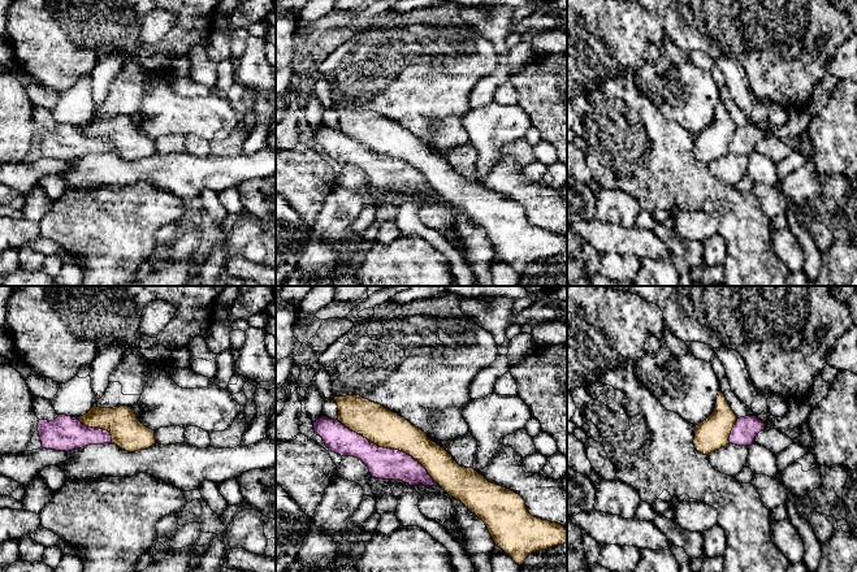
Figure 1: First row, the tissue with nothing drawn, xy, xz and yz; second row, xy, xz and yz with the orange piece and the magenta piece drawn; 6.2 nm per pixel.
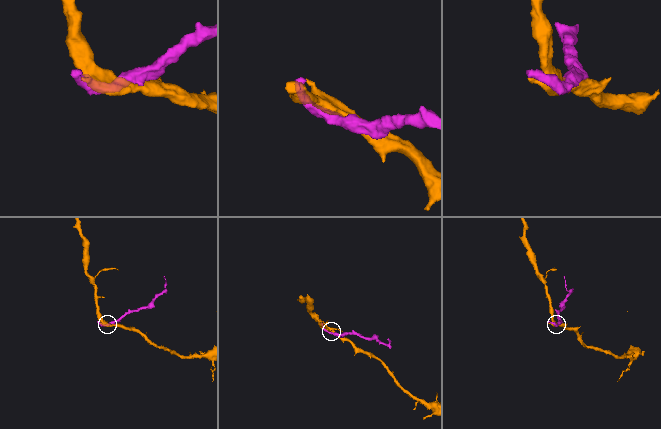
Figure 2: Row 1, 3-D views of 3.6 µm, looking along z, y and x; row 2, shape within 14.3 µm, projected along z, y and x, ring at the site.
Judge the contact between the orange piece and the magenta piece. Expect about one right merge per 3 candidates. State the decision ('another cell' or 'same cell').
another cell

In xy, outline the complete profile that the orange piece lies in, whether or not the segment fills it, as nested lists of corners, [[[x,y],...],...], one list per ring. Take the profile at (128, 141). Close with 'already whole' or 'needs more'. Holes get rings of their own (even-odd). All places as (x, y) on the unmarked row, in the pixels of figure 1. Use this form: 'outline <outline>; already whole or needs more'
outline [[[95,110],[86,124],[77,127],[85,135],[108,139],[112,152],[129,161],[146,159],[156,152],[155,139],[144,135],[127,114],[100,117]]]; already whole

